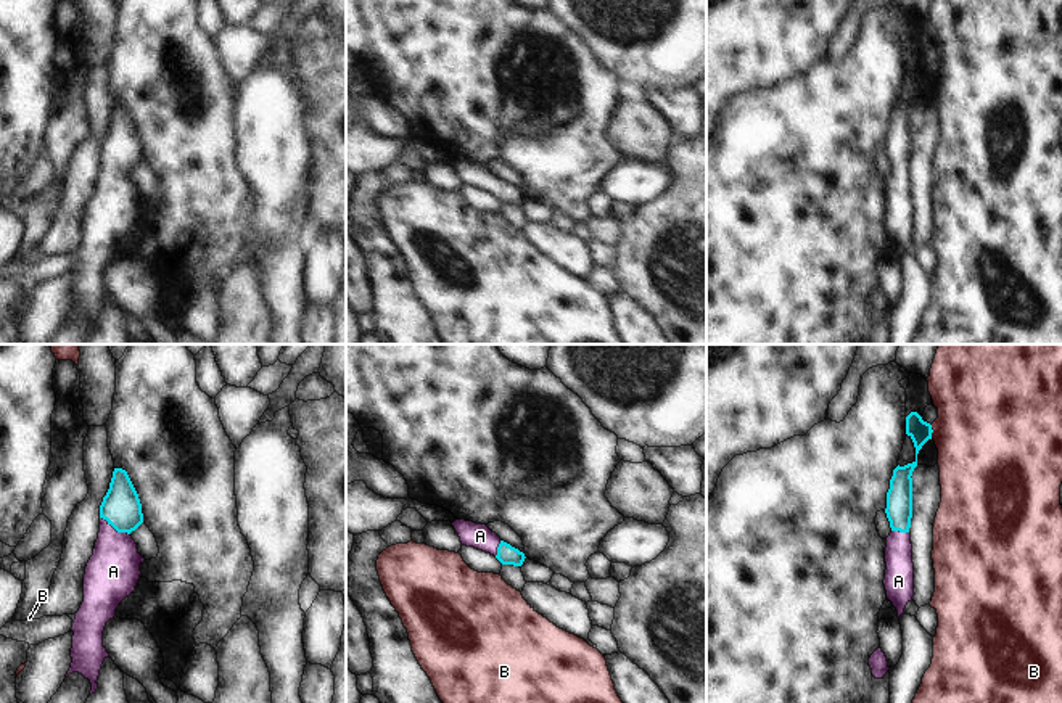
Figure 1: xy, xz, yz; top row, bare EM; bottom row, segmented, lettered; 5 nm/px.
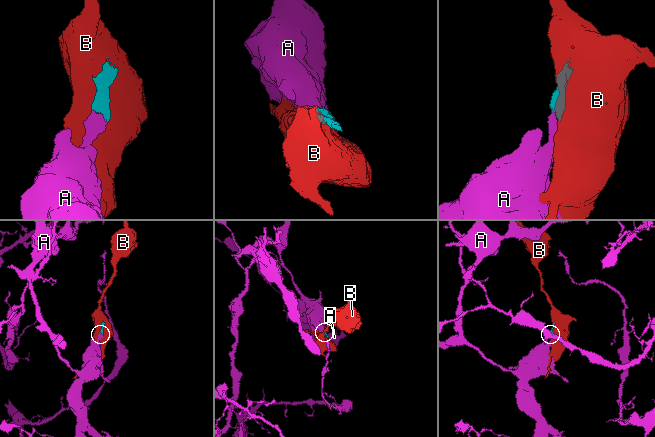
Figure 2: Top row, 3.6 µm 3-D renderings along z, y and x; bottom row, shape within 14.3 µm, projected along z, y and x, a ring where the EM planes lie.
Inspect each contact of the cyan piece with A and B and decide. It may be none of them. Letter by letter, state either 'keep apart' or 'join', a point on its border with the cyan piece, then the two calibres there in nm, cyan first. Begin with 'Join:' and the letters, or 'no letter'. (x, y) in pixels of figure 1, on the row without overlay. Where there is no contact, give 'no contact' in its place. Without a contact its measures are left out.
Join: A
A: join; meets cyan in xy at (115, 168); 200 nm thick on the cyan side, 260 nm on the other
B: keep apart; meets cyan in yz at (932, 71); 110 nm thick on the cyan side, 480 nm on the other

